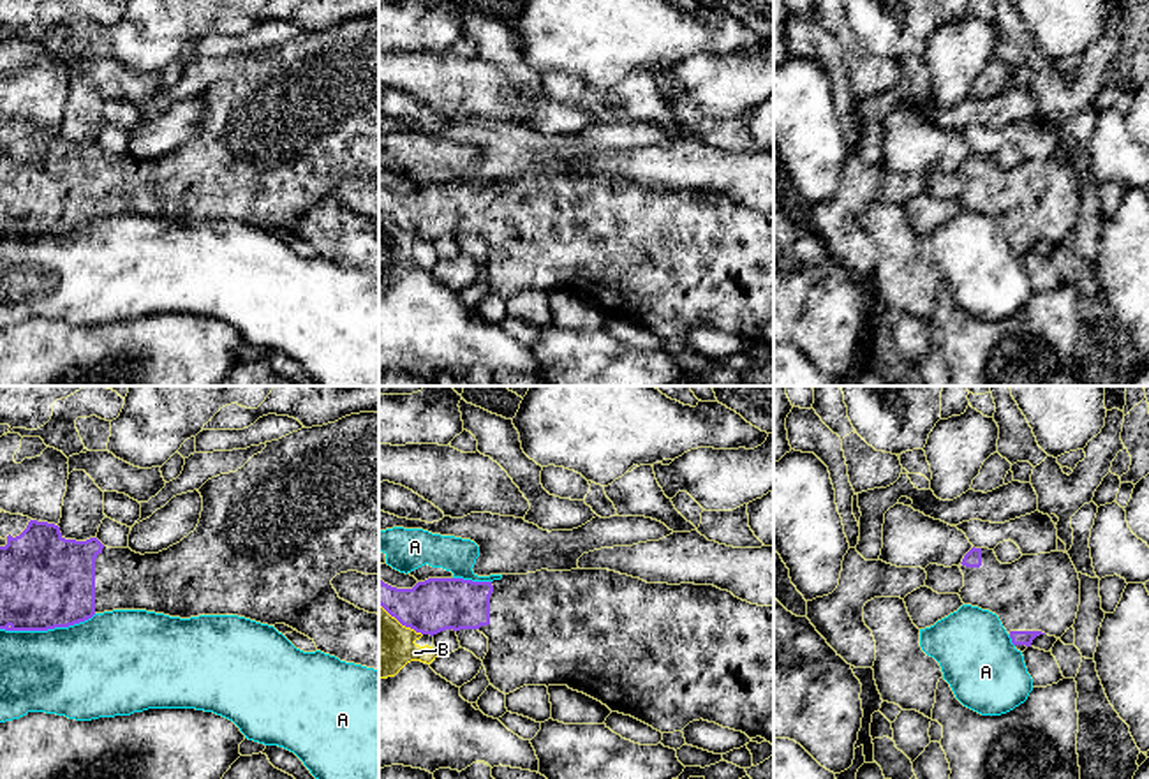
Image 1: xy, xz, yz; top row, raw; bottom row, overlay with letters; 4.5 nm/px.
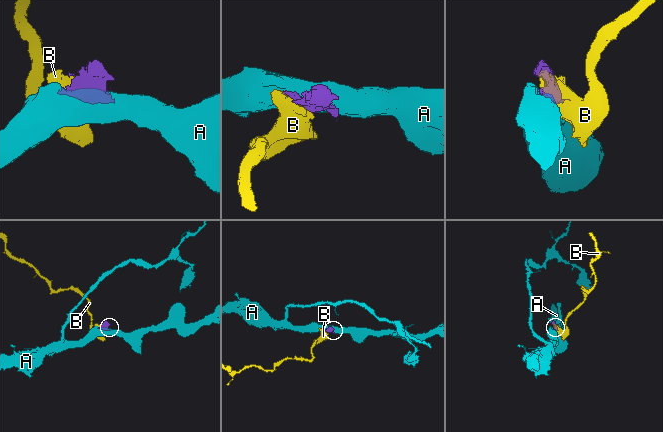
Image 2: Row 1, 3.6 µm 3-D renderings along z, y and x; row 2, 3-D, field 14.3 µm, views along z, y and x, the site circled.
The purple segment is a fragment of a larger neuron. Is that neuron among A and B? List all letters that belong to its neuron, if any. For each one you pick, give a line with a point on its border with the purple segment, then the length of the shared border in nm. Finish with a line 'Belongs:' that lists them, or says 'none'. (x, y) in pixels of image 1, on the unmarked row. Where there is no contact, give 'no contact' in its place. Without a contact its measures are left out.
Belongs: none

